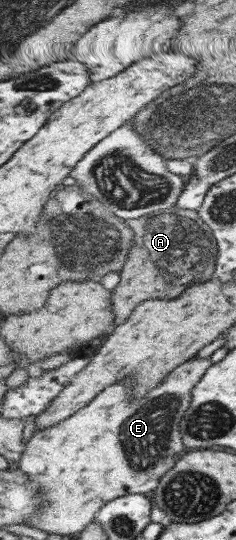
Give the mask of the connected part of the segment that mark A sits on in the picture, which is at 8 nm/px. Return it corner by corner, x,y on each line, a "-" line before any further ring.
177,205
167,213
127,220
127,224
134,229
135,245
120,273
120,282
113,289
115,321
112,328
129,320
144,301
177,299
193,285
217,278
217,239
198,211
180,209

